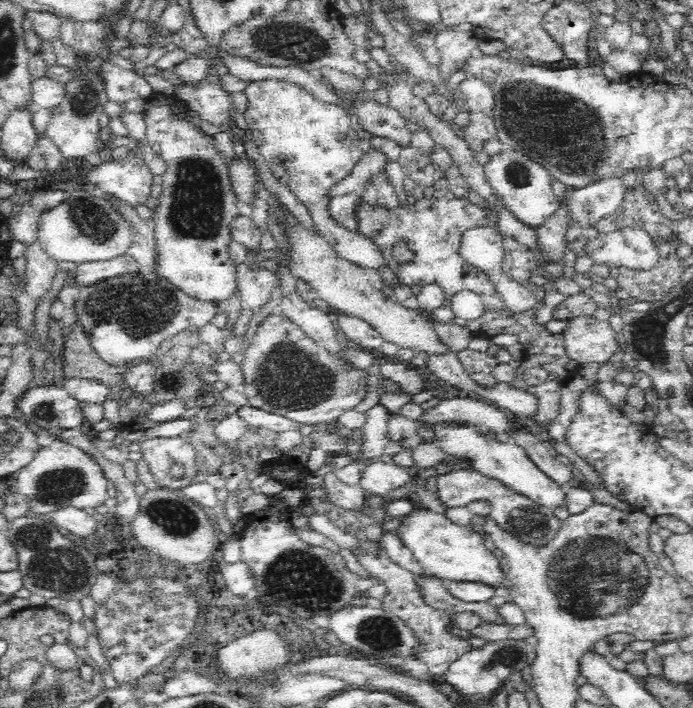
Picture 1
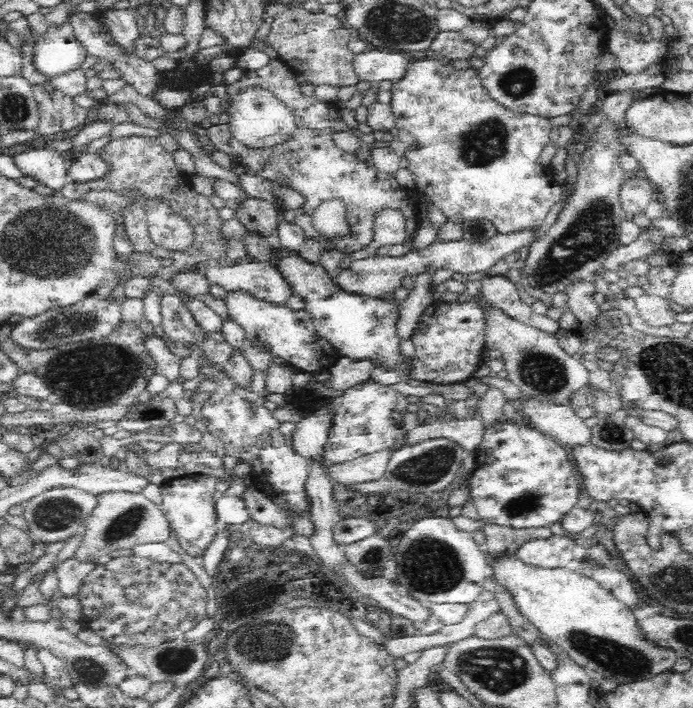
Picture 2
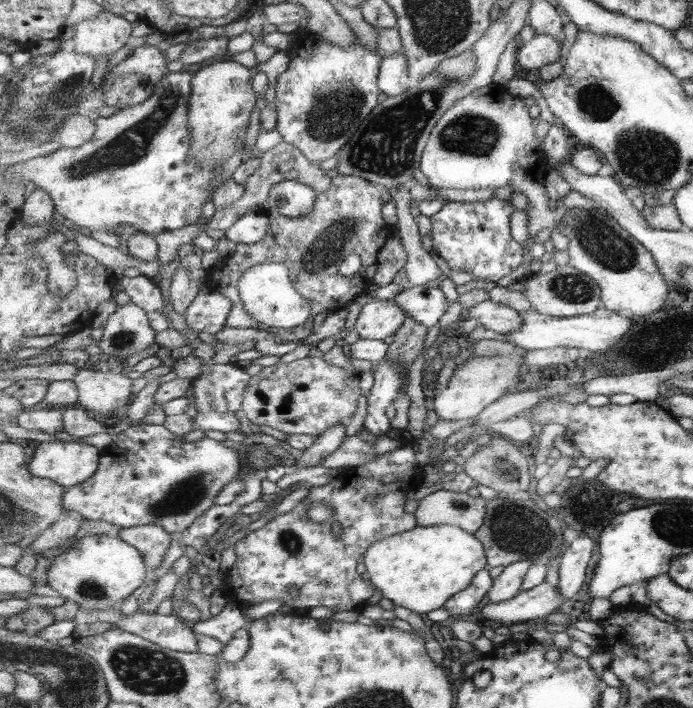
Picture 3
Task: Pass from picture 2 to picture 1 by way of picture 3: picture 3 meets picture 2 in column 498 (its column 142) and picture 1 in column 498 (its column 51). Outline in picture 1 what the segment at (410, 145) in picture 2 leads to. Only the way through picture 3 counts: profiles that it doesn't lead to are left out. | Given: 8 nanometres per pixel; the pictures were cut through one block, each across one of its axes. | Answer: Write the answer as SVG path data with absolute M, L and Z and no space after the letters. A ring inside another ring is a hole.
M505 149L491 156L485 164L485 171L496 197L526 226L537 228L559 210L561 202L554 195L551 174L526 155L514 149Z

